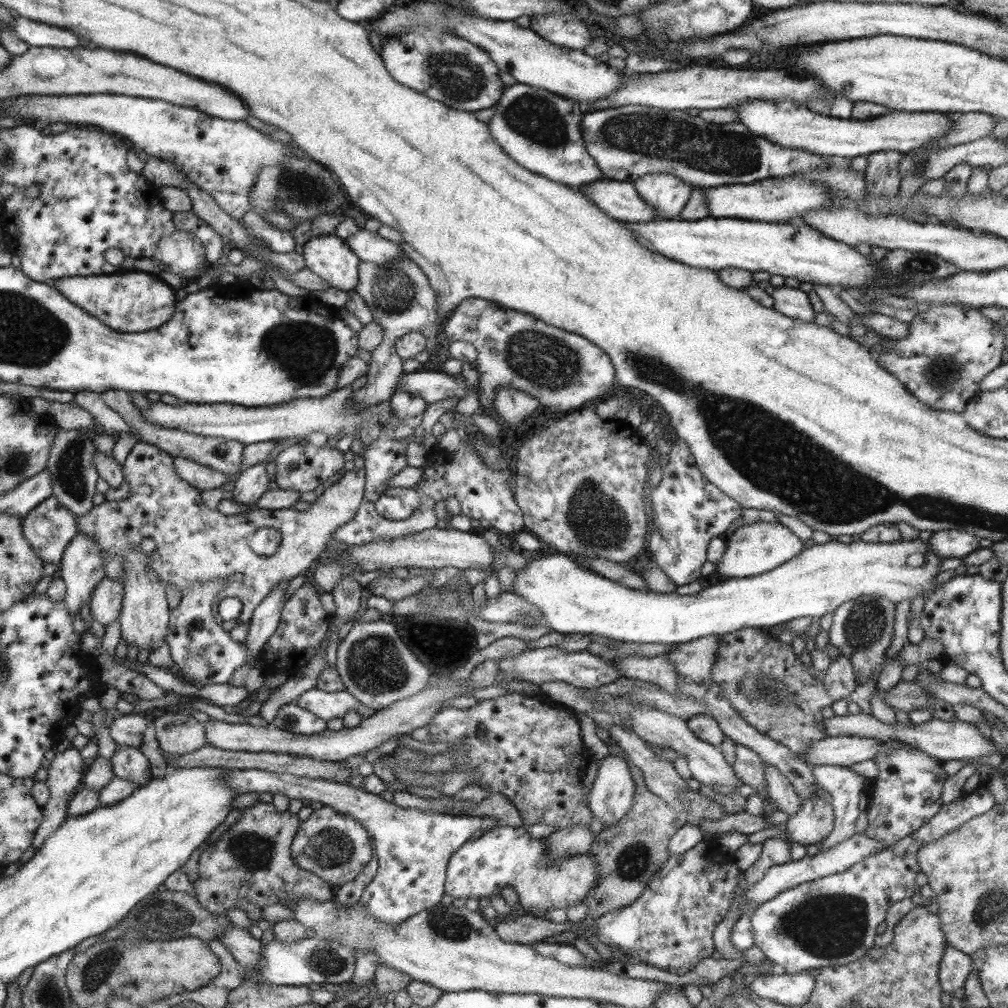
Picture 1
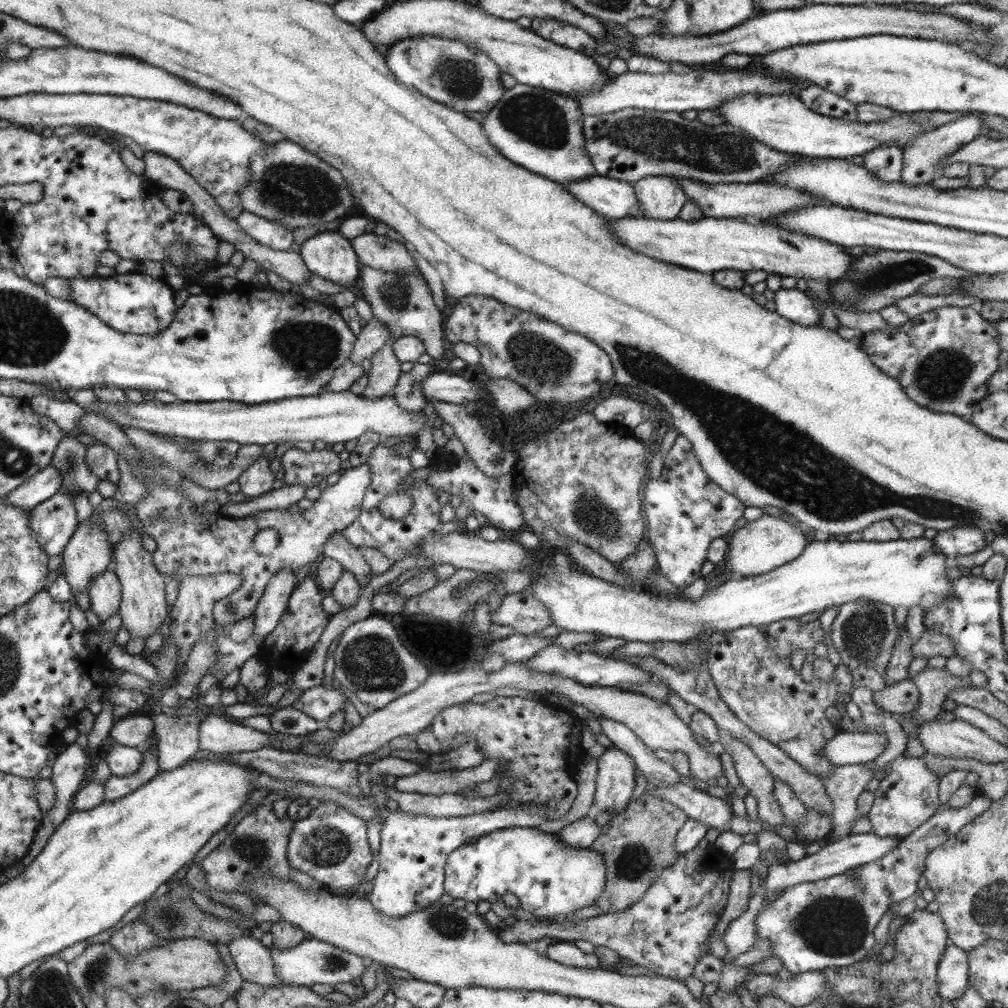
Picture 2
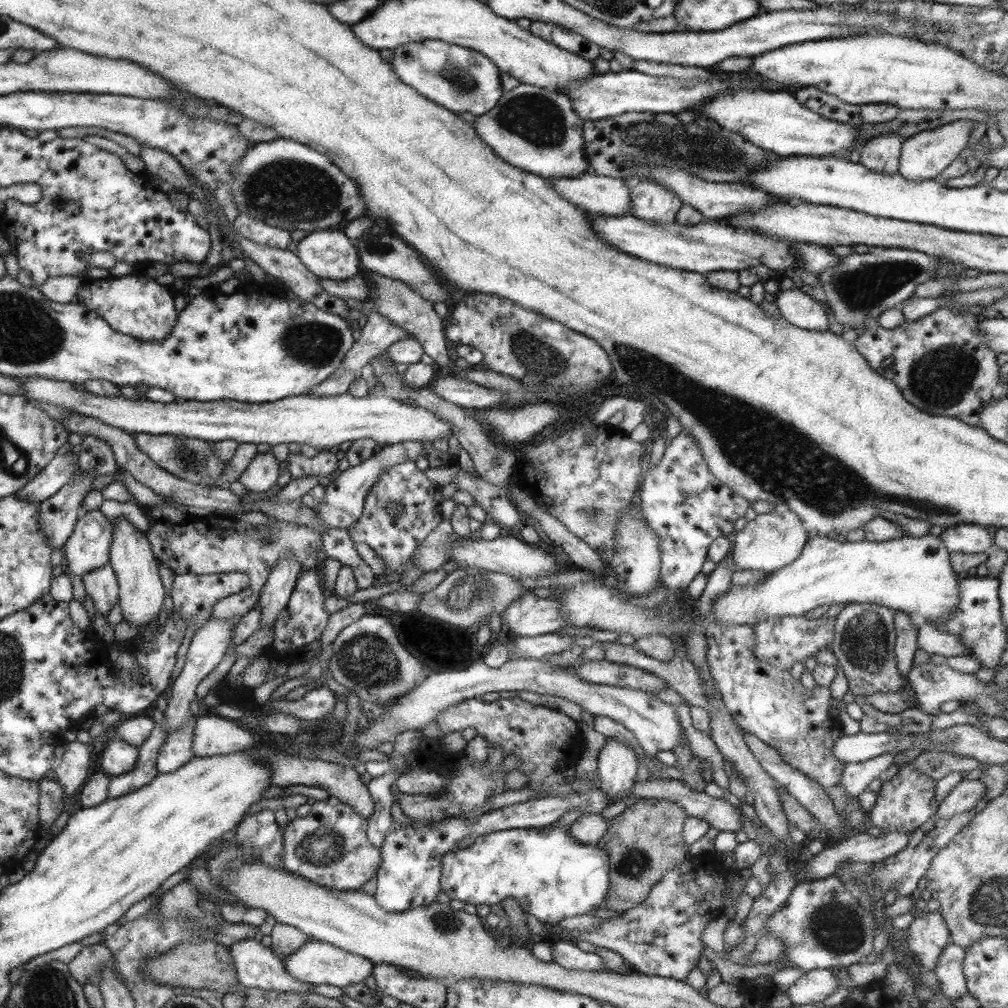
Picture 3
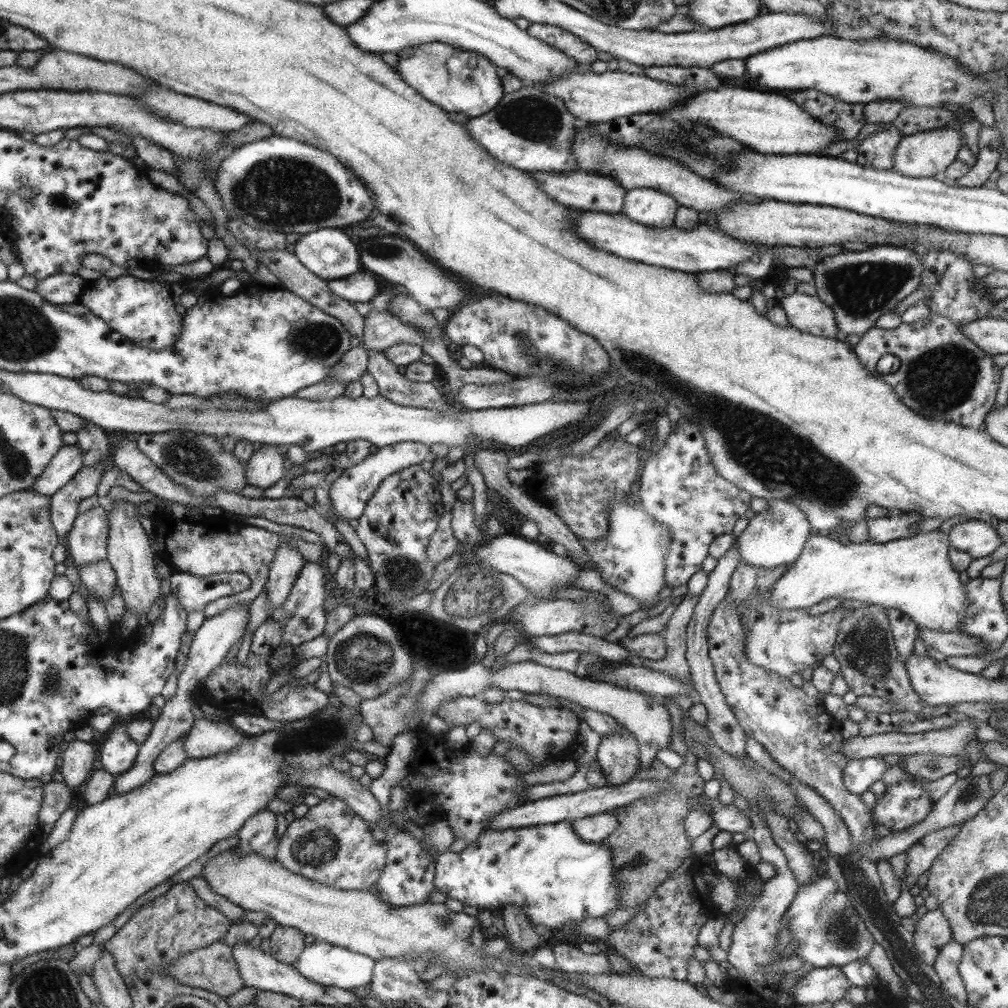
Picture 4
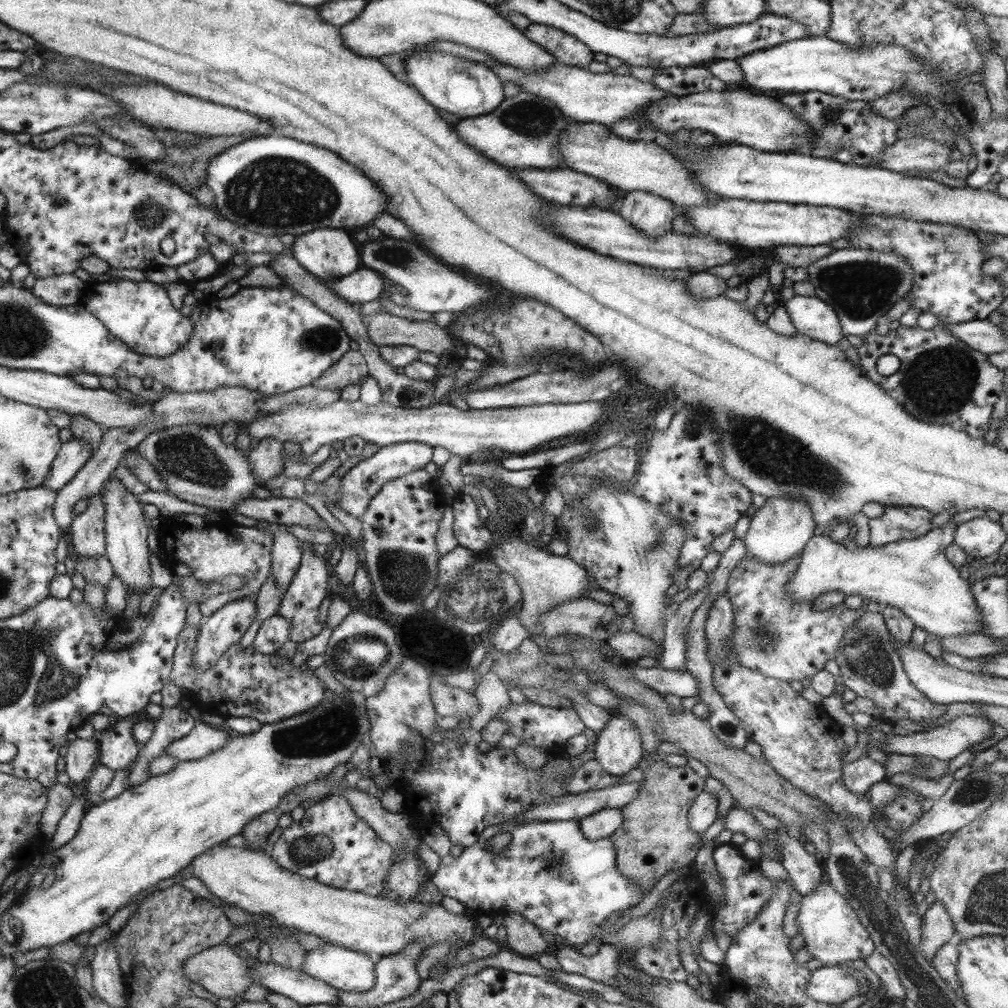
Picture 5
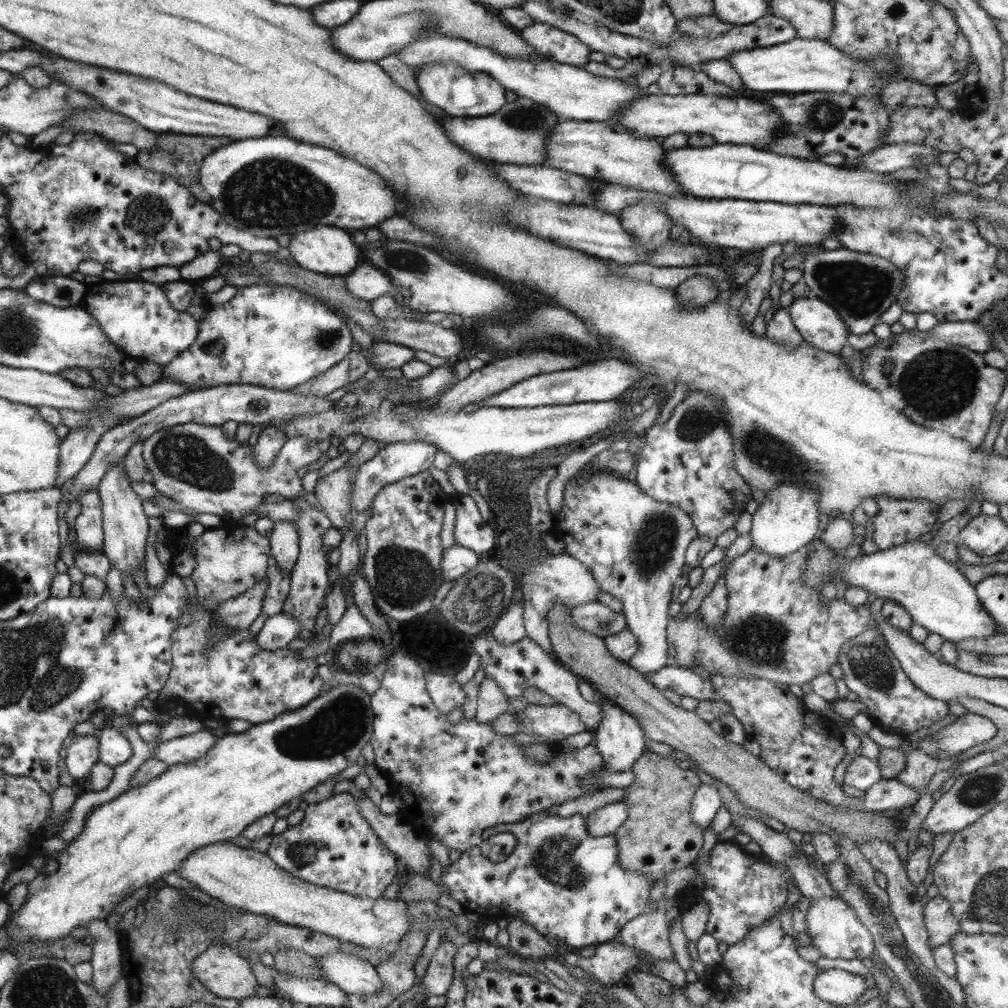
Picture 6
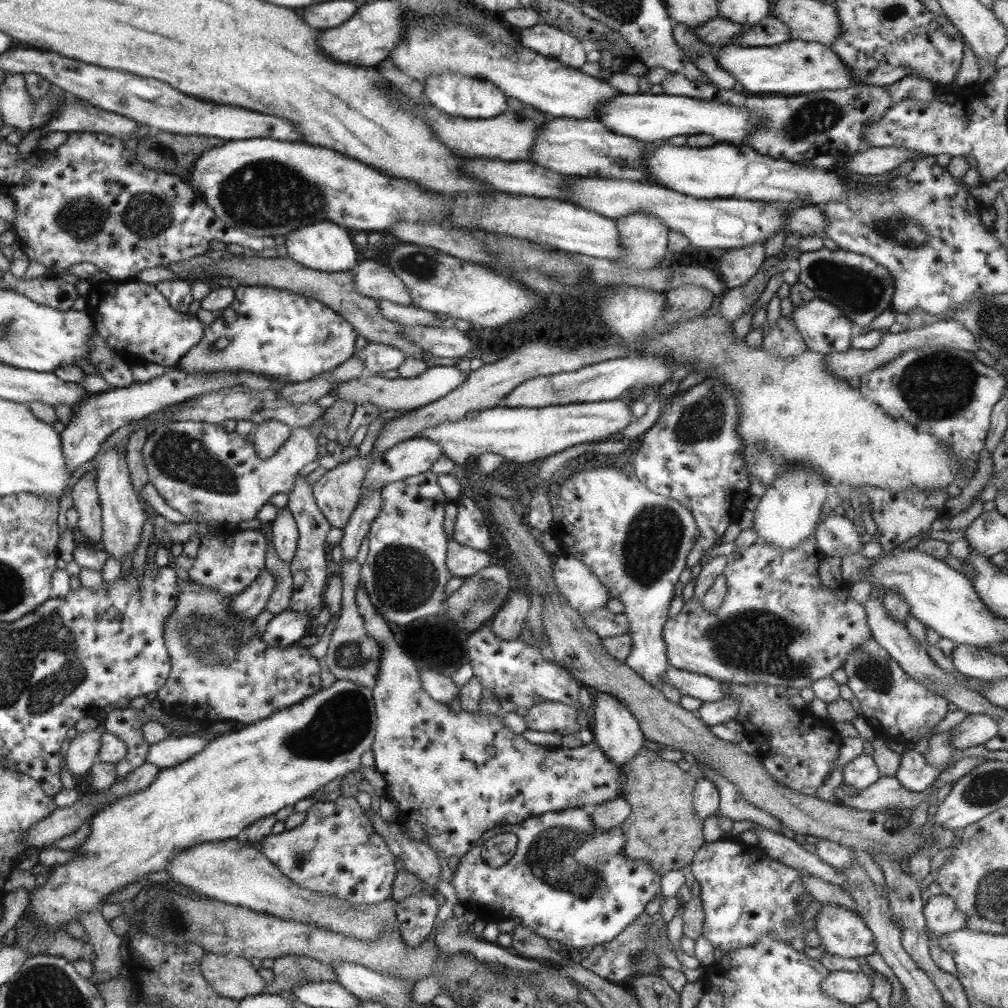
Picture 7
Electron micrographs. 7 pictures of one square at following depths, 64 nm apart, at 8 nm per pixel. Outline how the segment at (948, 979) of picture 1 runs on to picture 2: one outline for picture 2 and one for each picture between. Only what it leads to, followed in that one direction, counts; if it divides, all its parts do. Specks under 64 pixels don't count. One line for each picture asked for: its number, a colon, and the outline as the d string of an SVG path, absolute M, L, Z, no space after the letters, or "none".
2: M947 946L937 964L937 992L943 1000L961 1000L969 984L967 954L955 946Z

